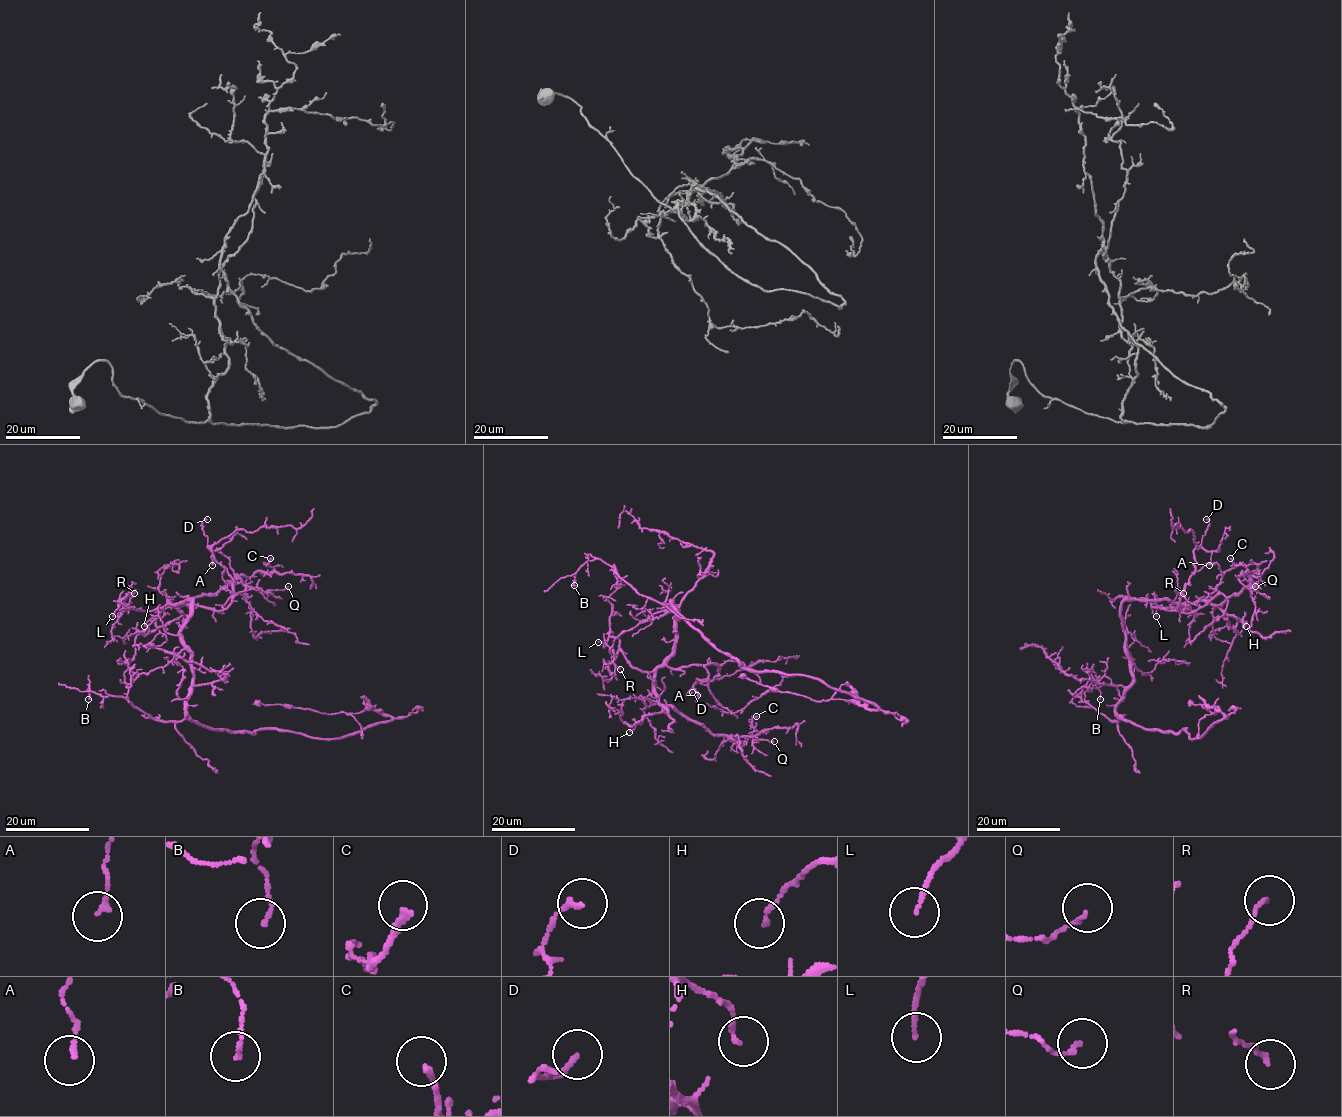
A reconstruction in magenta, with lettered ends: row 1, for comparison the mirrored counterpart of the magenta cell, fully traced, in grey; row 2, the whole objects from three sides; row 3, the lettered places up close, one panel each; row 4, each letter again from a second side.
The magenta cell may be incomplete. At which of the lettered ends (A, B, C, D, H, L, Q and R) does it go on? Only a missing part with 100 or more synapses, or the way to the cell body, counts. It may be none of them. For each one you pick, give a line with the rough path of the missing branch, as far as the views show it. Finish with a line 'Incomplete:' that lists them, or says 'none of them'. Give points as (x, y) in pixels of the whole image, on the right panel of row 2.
Incomplete: none of them

